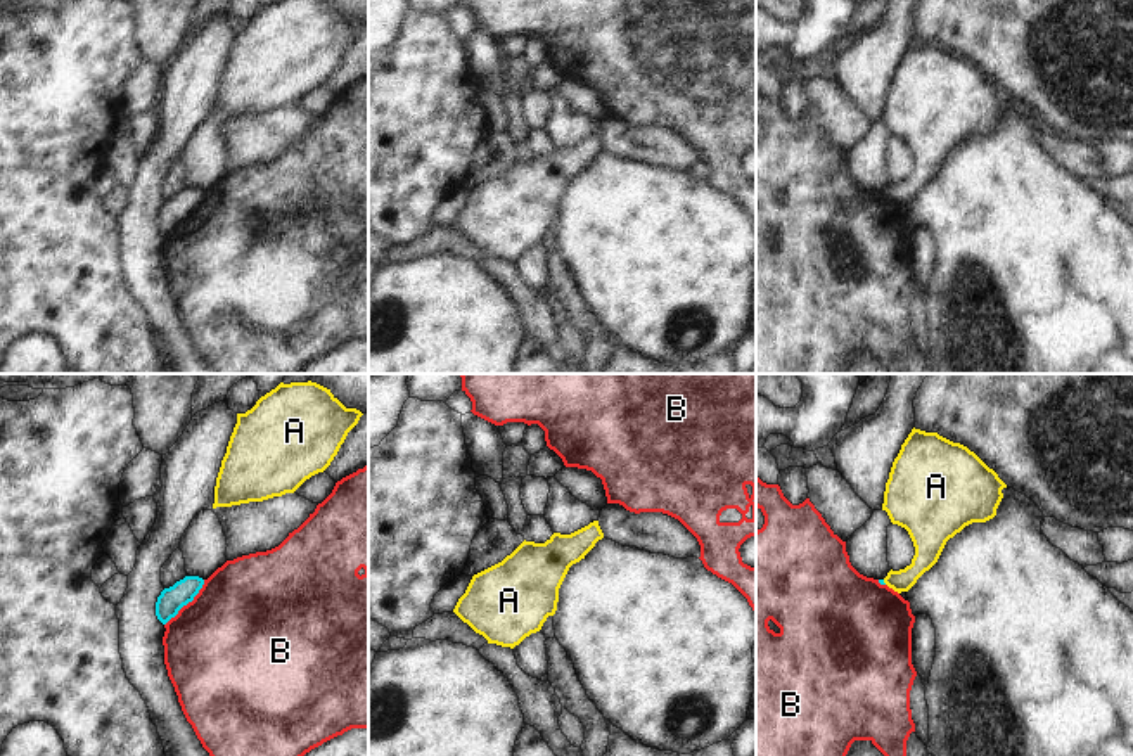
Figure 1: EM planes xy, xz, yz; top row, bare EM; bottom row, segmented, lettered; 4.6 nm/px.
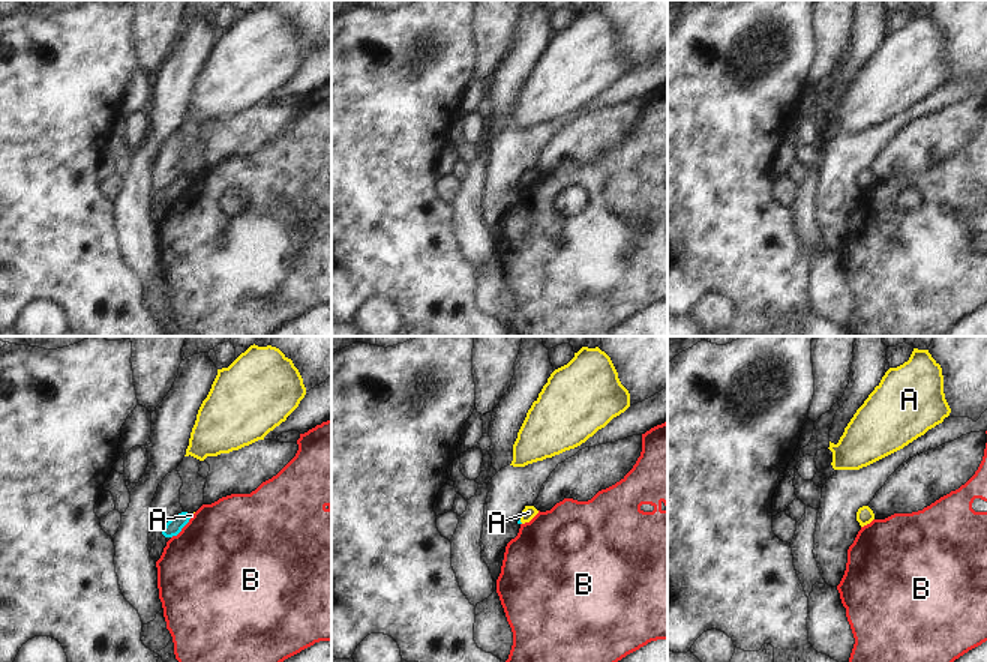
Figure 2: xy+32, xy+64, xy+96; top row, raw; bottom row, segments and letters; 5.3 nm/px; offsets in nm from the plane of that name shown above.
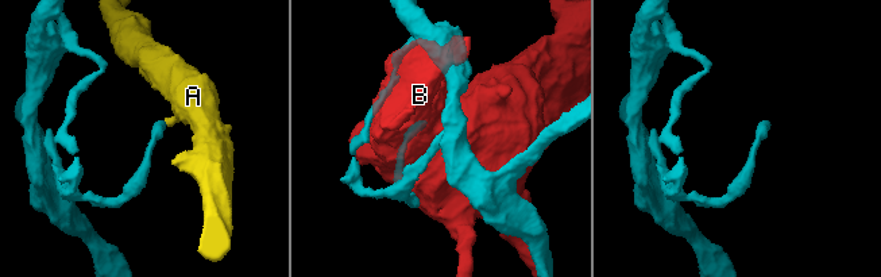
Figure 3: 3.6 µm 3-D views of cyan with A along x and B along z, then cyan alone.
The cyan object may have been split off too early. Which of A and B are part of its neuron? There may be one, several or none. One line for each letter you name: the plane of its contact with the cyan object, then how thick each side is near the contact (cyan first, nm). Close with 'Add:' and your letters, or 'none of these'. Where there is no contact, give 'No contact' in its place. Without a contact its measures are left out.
Add: none of these.

